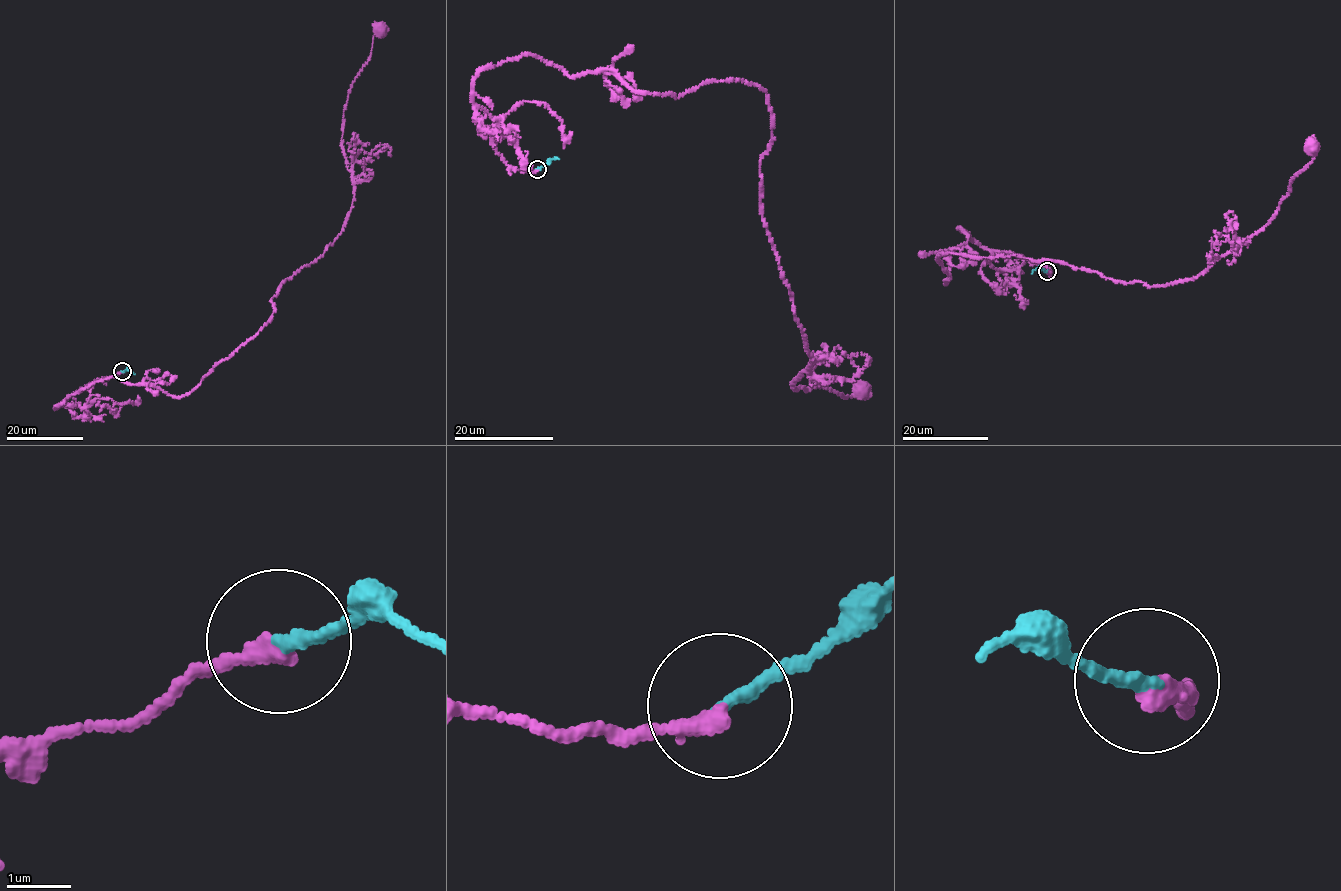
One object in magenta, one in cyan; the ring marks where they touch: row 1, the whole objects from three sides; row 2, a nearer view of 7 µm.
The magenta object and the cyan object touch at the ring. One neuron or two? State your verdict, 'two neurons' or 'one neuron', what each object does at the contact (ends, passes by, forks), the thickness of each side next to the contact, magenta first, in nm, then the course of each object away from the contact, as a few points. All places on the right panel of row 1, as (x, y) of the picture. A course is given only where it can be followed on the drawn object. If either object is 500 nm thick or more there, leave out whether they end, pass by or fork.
one neuron; magenta ends; cyan ends; calibres 280 and 200 nm; course magenta (1047, 271), (960, 228), (945, 284), (936, 258), (1193, 279), (1259, 231), (1312, 147); course cyan (1047, 271), (1038, 268), (1031, 274)

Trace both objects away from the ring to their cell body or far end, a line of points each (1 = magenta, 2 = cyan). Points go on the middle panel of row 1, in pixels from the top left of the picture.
1: (537, 169), (496, 152), (482, 69), (766, 92), (762, 221), (813, 362), (792, 384), (861, 391)
2: (537, 169), (558, 159)

